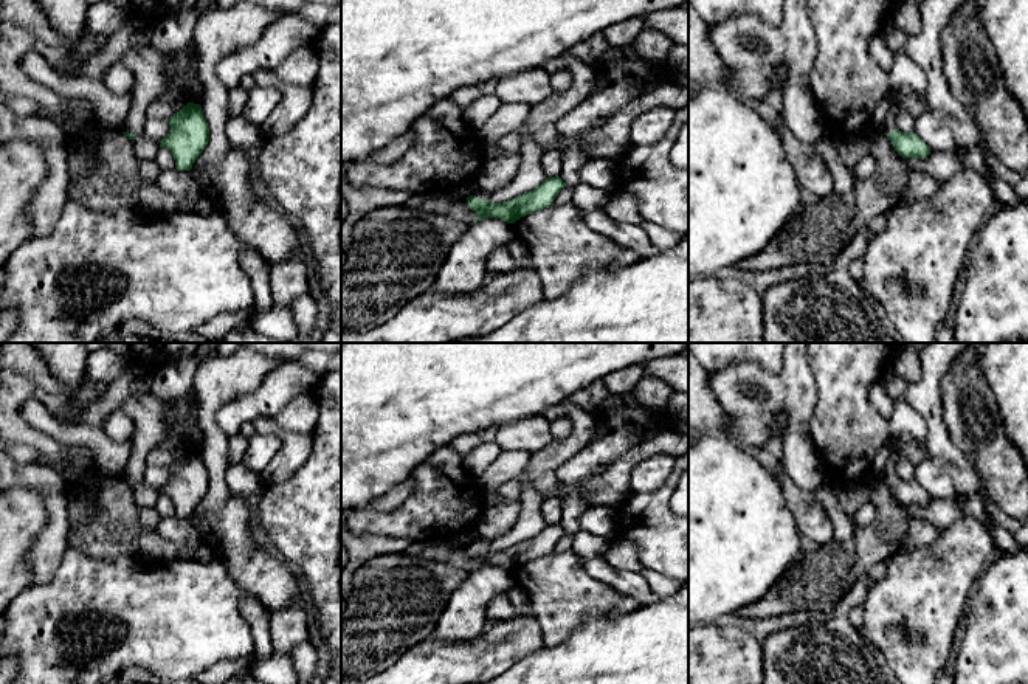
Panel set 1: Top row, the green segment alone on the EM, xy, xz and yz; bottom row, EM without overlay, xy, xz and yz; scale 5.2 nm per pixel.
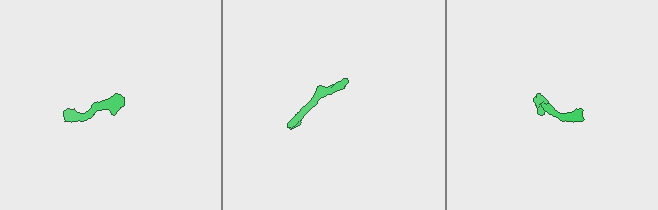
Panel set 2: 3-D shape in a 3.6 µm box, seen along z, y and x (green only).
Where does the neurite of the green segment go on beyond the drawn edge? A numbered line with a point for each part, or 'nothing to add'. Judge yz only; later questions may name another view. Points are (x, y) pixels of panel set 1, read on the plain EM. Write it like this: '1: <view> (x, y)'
1: yz (890, 472)

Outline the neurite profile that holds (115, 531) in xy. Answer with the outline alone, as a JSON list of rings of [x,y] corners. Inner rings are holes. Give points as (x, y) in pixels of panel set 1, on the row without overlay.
[[[107,478],[90,492],[98,515],[84,526],[71,524],[70,548],[101,560],[140,555],[140,509],[133,487],[122,479]]]

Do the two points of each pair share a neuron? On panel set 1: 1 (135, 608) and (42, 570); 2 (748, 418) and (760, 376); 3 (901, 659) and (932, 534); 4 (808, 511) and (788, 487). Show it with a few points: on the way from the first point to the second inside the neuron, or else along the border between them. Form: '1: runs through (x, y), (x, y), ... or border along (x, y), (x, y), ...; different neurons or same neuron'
1: border along (68, 546), (56, 574), (45, 583), (33, 585); different neurons
2: runs through (758, 410), (769, 399), (769, 386); same neuron
3: border along (941, 534), (927, 545), (900, 549); different neurons
4: runs through (803, 504), (793, 494); same neuron

